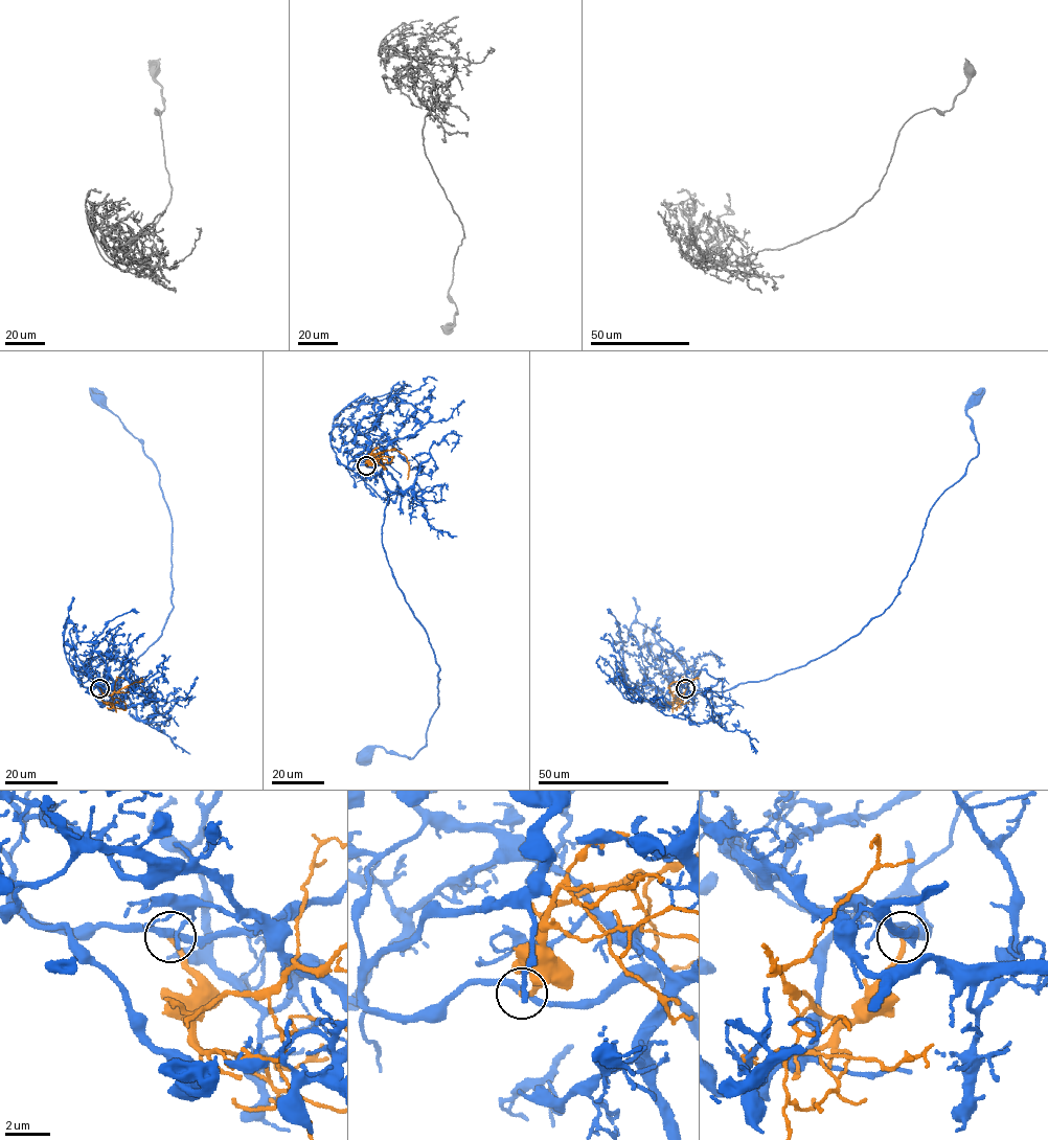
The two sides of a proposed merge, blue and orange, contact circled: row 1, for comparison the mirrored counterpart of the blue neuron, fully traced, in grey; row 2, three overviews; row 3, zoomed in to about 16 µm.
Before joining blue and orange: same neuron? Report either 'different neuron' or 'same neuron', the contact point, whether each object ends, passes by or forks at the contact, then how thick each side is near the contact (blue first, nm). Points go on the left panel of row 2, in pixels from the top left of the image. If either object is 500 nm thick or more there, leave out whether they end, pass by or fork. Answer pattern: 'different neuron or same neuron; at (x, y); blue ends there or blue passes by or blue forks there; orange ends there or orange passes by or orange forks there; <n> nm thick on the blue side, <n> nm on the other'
different neuron; at (99, 688); blue passes by; orange ends there; 300 nm thick on the blue side, 220 nm on the other

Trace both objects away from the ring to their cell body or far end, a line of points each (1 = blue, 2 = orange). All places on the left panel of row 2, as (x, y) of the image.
1: (99, 688), (122, 691), (115, 680), (160, 636), (173, 588), (172, 520), (155, 463), (98, 400)
2: (99, 688), (103, 698), (142, 680), (140, 678)

